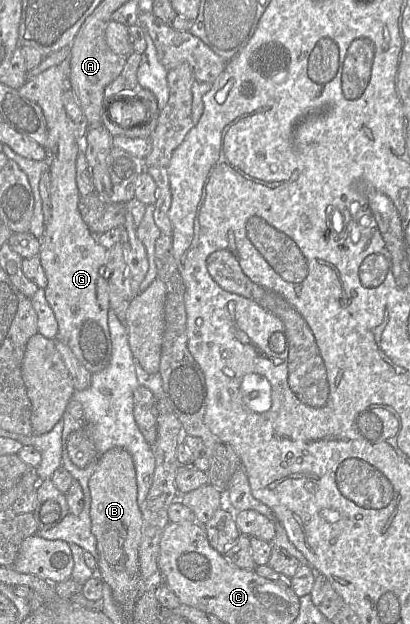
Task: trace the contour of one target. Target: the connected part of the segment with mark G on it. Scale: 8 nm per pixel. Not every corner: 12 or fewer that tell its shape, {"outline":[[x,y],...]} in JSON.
{"outline":[[64,60],[18,89],[48,128],[45,298],[91,373],[108,367],[107,250],[79,211]]}

